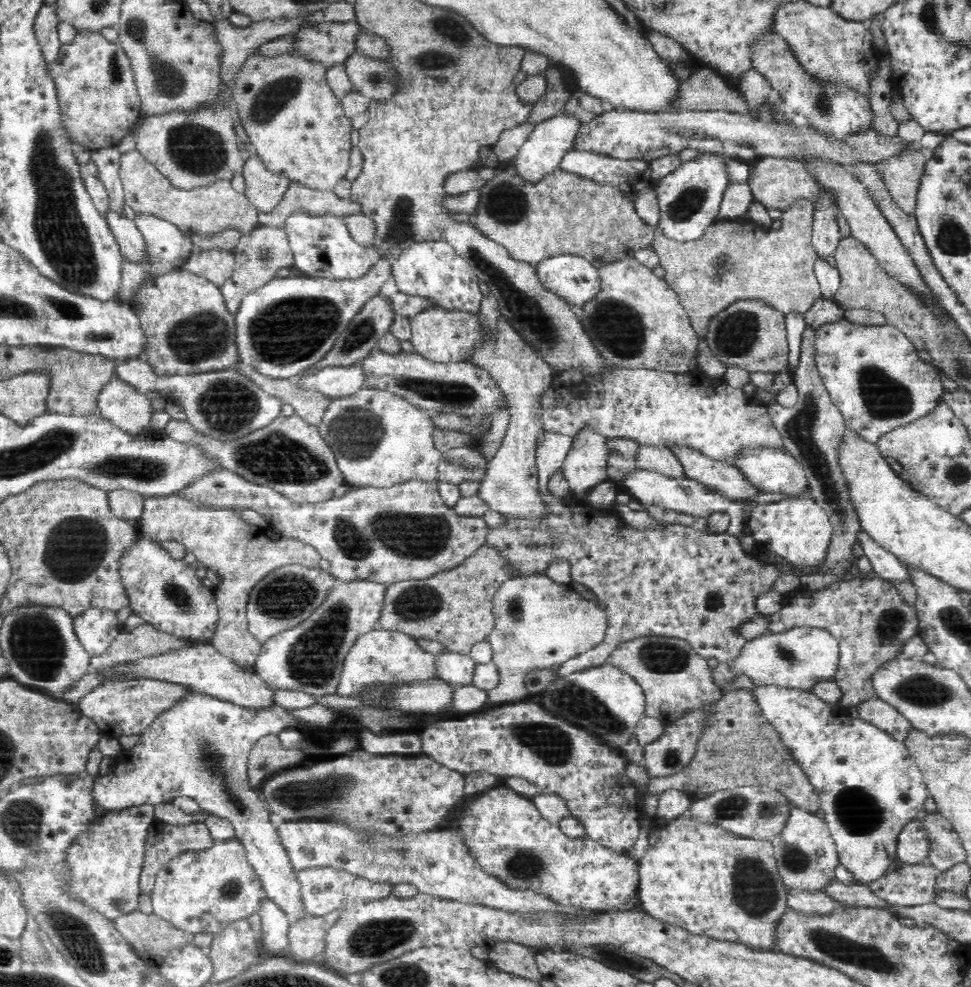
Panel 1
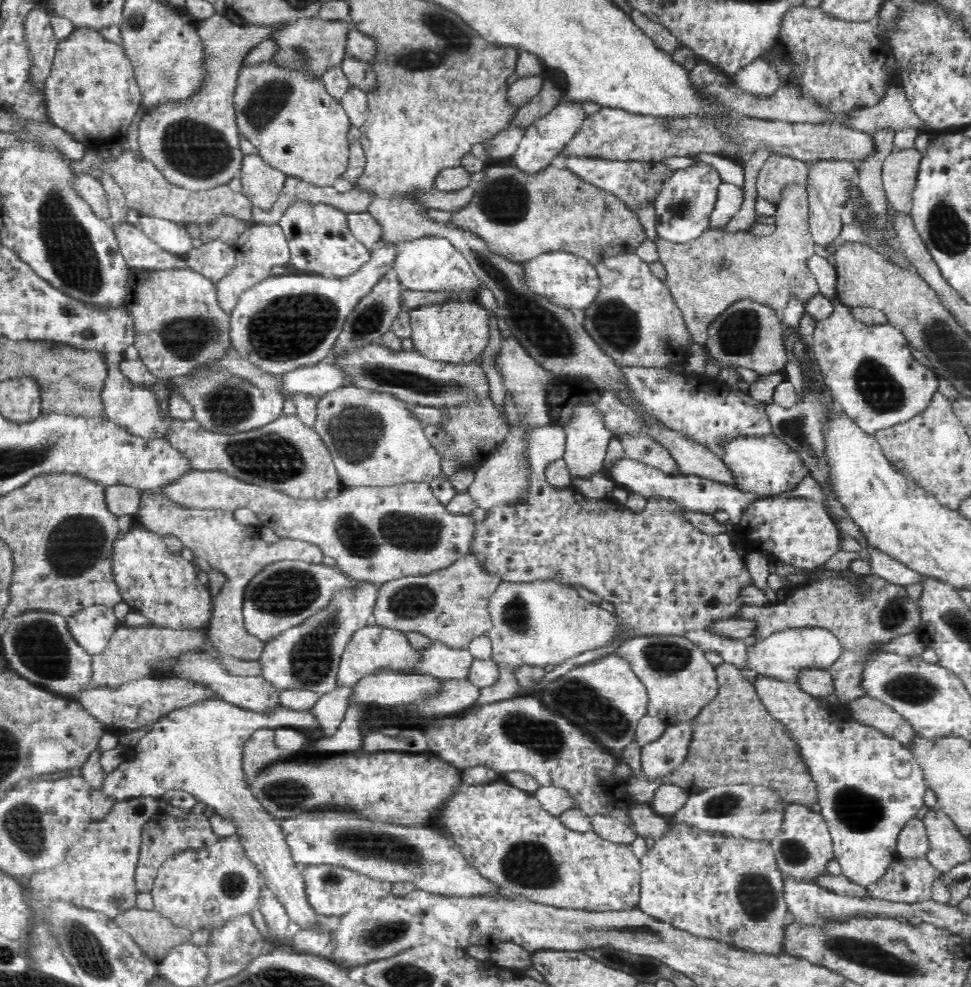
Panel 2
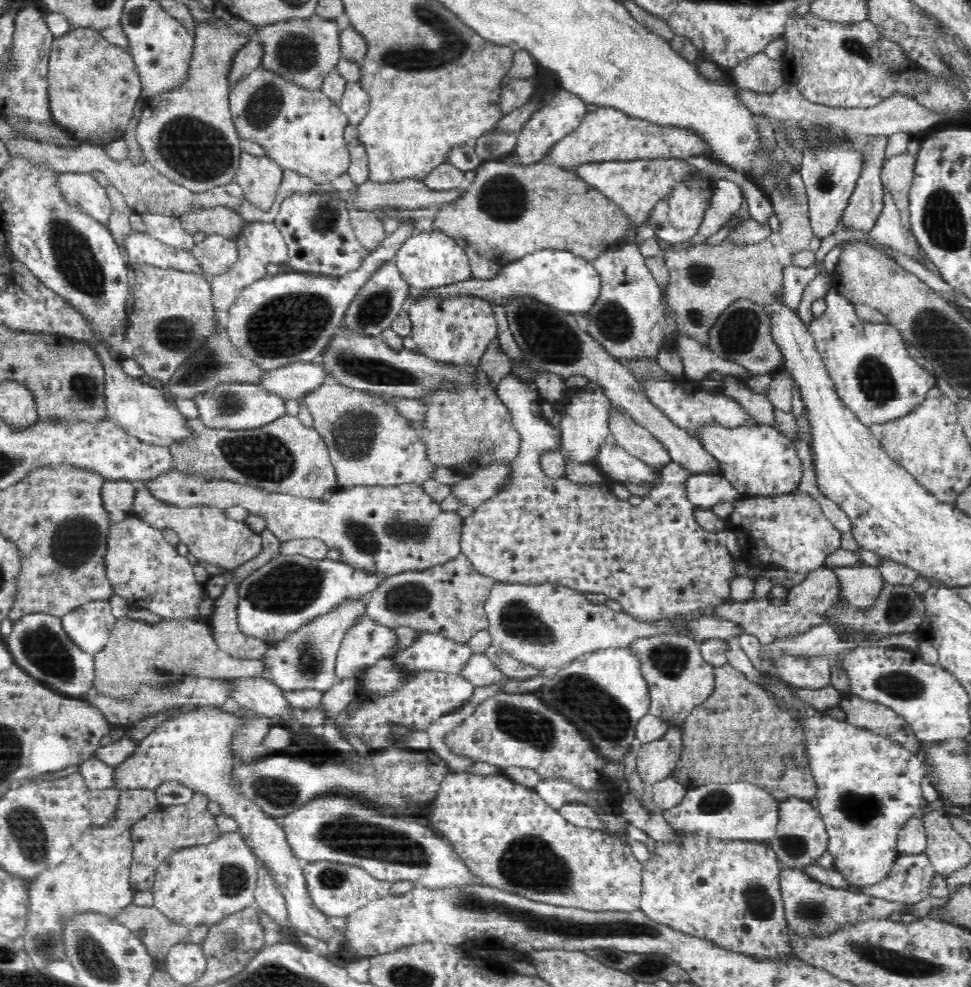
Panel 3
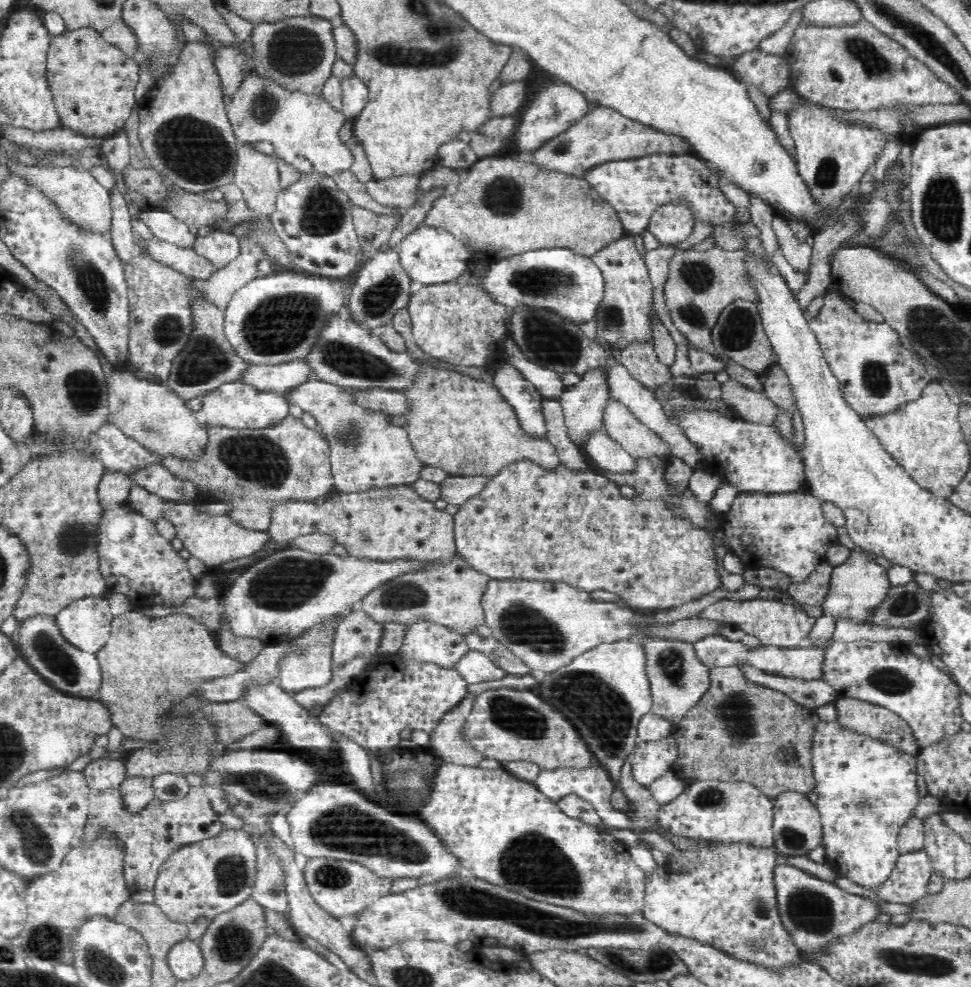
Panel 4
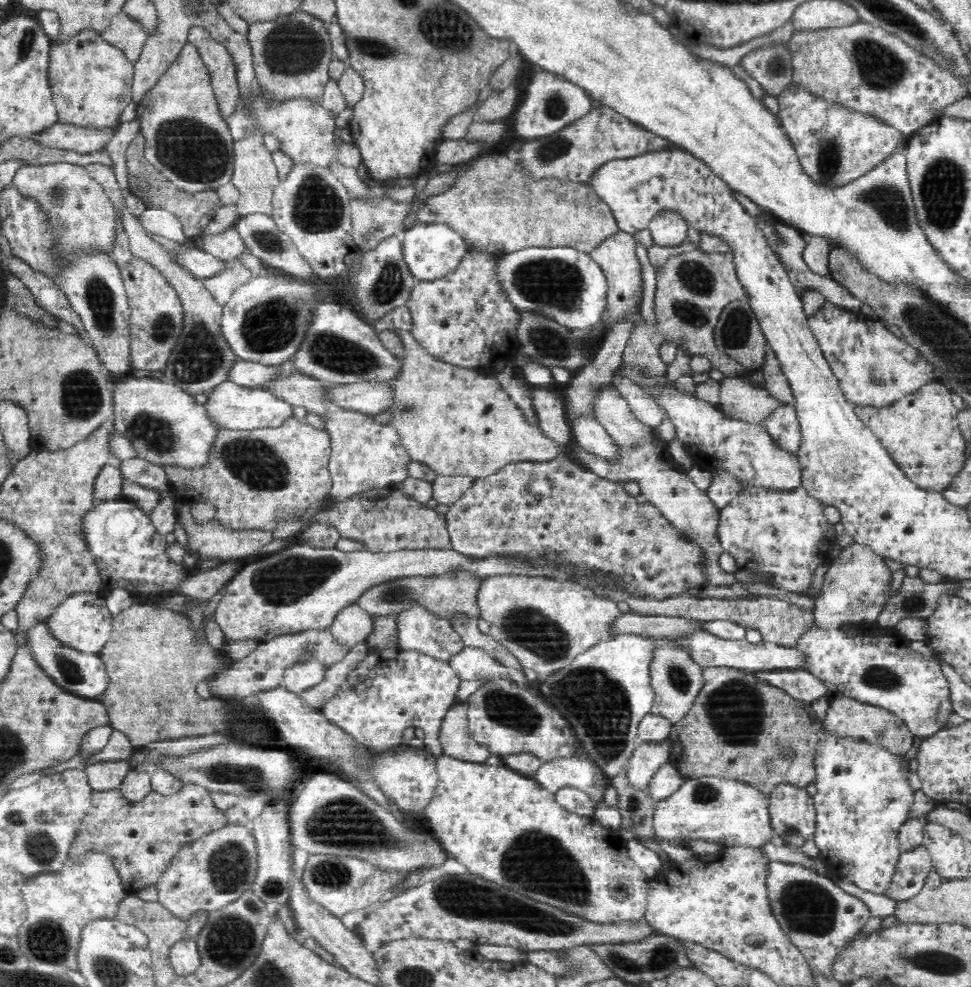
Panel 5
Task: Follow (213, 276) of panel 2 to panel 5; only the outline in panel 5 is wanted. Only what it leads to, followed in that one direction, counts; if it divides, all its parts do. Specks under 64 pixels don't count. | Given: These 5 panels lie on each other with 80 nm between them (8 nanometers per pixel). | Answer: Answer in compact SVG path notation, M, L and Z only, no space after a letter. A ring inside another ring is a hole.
M235 226L212 236L203 235L199 239L194 239L193 245L217 259L228 262L246 252L246 245Z

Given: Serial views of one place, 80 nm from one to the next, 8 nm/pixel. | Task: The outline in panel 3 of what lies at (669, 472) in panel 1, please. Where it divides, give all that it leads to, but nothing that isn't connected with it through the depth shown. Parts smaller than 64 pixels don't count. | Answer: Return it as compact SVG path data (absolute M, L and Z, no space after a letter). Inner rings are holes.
M627 413L617 414L608 422L610 438L627 454L642 460L648 466L660 471L670 464L672 458L668 450L652 434L639 426Z

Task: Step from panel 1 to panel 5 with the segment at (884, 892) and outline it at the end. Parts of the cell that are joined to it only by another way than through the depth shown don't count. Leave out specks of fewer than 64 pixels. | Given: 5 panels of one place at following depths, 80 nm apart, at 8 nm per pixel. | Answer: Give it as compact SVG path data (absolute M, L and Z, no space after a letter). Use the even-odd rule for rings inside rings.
M923 844L916 849L901 851L896 872L890 888L886 890L886 896L897 902L916 896L920 889L926 886L927 876L932 869L930 853Z

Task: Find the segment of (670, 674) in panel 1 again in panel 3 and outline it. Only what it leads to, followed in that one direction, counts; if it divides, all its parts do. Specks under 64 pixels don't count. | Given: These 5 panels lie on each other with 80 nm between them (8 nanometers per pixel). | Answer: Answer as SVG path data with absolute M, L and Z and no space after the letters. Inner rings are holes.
M676 632L636 638L627 647L638 658L639 669L646 679L651 702L649 713L672 725L682 724L702 702L710 698L716 686L715 666L701 655L701 645L685 634Z

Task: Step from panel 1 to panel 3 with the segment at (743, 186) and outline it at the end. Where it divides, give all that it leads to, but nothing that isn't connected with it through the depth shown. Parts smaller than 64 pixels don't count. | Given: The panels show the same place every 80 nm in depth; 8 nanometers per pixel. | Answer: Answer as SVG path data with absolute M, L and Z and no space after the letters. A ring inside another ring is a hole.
M714 179L713 186L712 206L709 206L706 211L700 228L692 238L674 245L694 246L694 244L704 242L712 234L716 234L732 218L732 214L742 206L744 194L736 183L727 179Z

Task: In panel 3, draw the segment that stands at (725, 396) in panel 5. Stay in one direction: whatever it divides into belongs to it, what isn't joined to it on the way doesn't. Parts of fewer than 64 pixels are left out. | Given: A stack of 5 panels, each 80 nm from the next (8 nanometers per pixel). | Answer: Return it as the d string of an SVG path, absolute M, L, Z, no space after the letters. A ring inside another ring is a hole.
M740 381L724 382L722 390L725 394L730 394L730 397L738 398L738 402L742 402L742 406L748 412L754 413L752 418L756 423L764 426L771 426L774 423L777 411L766 394L755 393Z

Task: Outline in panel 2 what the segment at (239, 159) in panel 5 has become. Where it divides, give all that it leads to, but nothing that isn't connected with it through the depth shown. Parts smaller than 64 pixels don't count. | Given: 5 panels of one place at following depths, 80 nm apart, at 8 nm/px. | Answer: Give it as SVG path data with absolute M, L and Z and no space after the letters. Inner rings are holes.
M246 155L239 174L242 190L255 210L267 211L280 196L286 174L271 168L260 155Z

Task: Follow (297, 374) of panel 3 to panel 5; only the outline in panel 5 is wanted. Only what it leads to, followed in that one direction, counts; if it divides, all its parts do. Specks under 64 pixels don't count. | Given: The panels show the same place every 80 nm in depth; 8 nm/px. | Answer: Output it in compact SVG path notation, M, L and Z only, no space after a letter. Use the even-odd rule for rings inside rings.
M238 357L228 369L226 381L238 383L240 386L262 387L273 381L280 373L293 373L295 368L289 363L279 366L266 366Z

